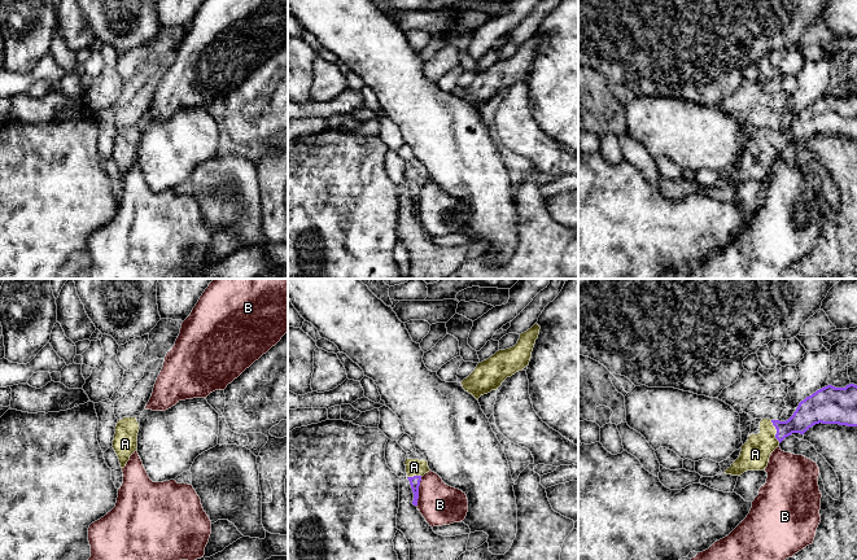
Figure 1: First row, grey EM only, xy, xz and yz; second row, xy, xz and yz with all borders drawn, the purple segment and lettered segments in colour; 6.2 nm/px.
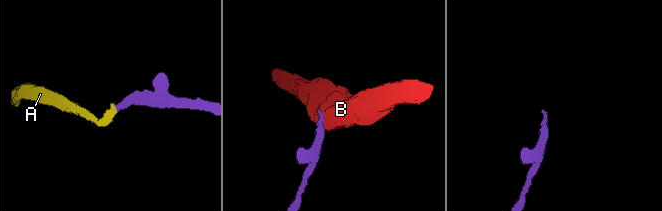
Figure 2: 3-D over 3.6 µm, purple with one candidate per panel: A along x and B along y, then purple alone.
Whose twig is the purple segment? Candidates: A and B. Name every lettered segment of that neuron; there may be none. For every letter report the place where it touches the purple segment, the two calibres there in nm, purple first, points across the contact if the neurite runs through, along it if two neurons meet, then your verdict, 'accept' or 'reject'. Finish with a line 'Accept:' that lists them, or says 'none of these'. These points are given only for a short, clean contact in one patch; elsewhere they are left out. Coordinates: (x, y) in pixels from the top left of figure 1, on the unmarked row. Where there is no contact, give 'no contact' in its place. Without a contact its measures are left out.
A: meets purple in yz at (777, 141); 170 nm thick on the purple side, 180 nm on the other; runs through yz (810, 121), (799, 132), (777, 141), (755, 163); accept
B: meets purple in xz at (418, 201); 60 nm thick on the purple side, 260 nm on the other; border along xz (422, 187), (416, 215); reject
Accept: A

